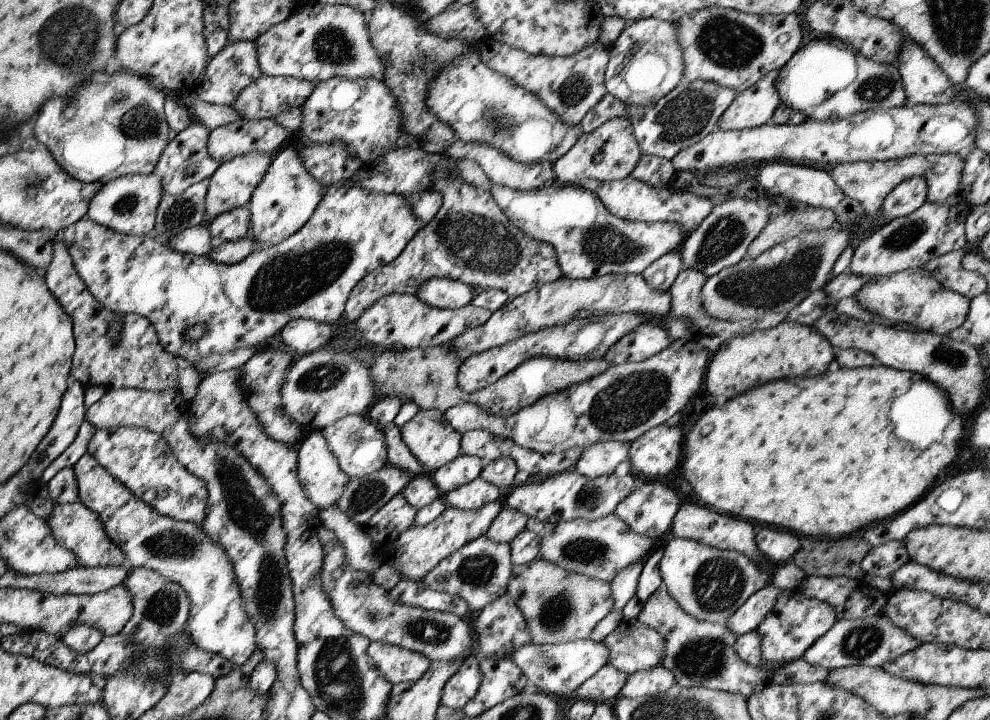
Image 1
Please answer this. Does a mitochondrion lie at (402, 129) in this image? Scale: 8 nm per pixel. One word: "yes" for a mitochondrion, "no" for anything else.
no

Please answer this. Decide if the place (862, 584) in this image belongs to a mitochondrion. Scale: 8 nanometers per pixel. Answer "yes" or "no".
no

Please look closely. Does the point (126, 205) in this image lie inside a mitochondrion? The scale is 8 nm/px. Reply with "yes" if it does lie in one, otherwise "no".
yes

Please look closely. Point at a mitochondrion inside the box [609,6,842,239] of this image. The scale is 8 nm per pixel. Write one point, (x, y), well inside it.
(727, 42)

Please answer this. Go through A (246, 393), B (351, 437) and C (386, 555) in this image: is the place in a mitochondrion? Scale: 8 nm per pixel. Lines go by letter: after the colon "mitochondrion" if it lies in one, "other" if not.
A: other
B: mitochondrion
C: other

